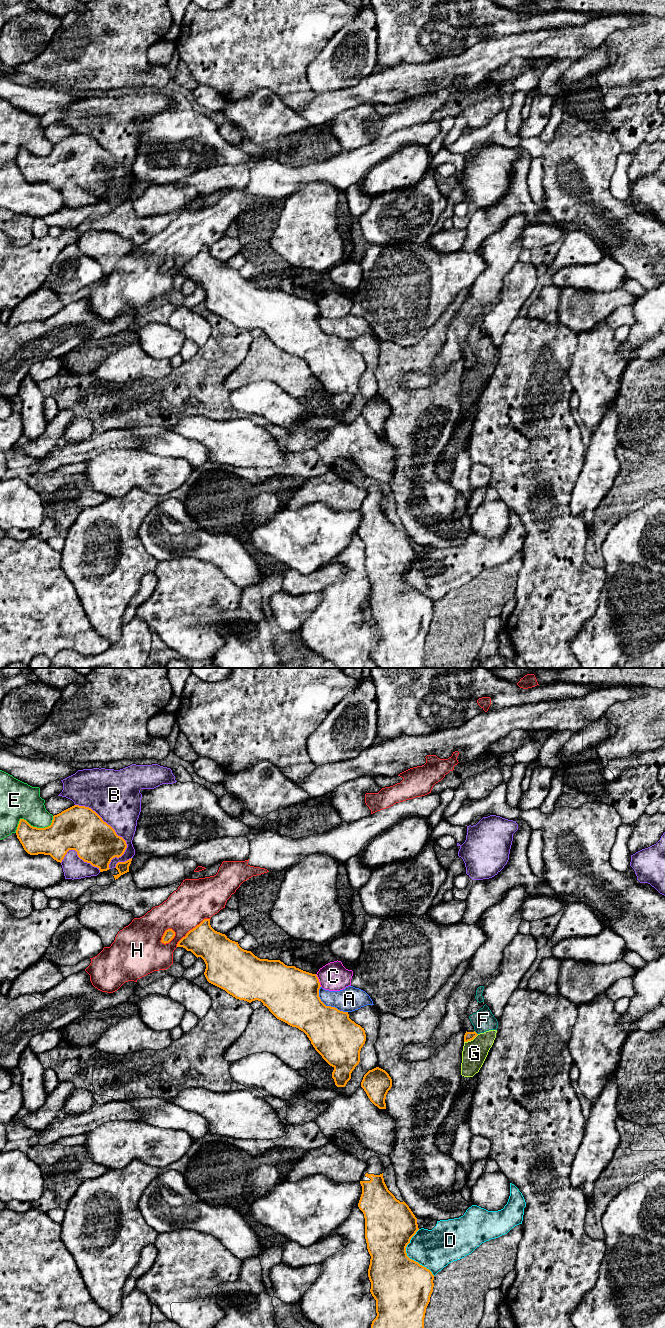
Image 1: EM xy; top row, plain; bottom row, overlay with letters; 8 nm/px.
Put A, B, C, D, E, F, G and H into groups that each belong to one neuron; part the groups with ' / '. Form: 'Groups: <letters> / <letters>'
Groups: A / B / C / D / E / F G / H

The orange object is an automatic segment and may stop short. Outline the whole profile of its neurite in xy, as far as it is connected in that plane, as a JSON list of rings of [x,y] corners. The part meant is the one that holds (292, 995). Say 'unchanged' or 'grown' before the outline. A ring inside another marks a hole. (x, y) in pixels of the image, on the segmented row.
unchanged; [[[204,919],[199,925],[190,930],[177,944],[191,951],[197,958],[201,957],[206,969],[204,975],[207,981],[232,995],[236,999],[249,1003],[258,1000],[279,1020],[303,1031],[315,1050],[334,1068],[332,1078],[337,1087],[345,1087],[351,1079],[351,1073],[360,1062],[360,1051],[366,1041],[364,1028],[349,1018],[348,1012],[335,1007],[326,1006],[319,997],[321,987],[316,974],[303,971],[295,966],[287,966],[280,960],[260,959],[251,951],[242,949],[238,942],[230,940],[225,934],[215,931],[210,925],[210,919]]]

